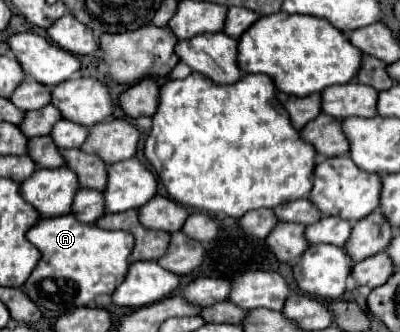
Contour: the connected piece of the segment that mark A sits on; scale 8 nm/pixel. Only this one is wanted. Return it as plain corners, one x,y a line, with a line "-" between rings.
74,214
40,220
34,228
28,230
26,238
42,252
42,260
38,262
36,270
30,274
22,290
40,306
54,314
66,314
66,310
76,310
82,306
92,304
102,294
112,294
122,278
126,278
130,266
130,248
134,248
134,236
122,230
104,230
96,224
82,224
76,220

